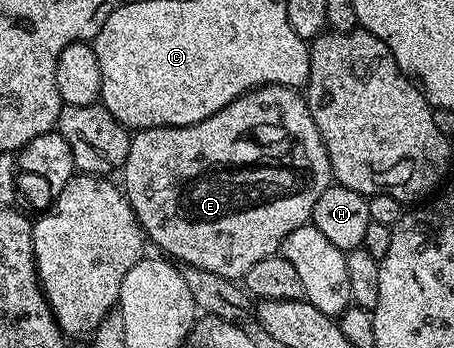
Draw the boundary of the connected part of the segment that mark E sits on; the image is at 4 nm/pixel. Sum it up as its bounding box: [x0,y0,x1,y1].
[120,84,332,282]

